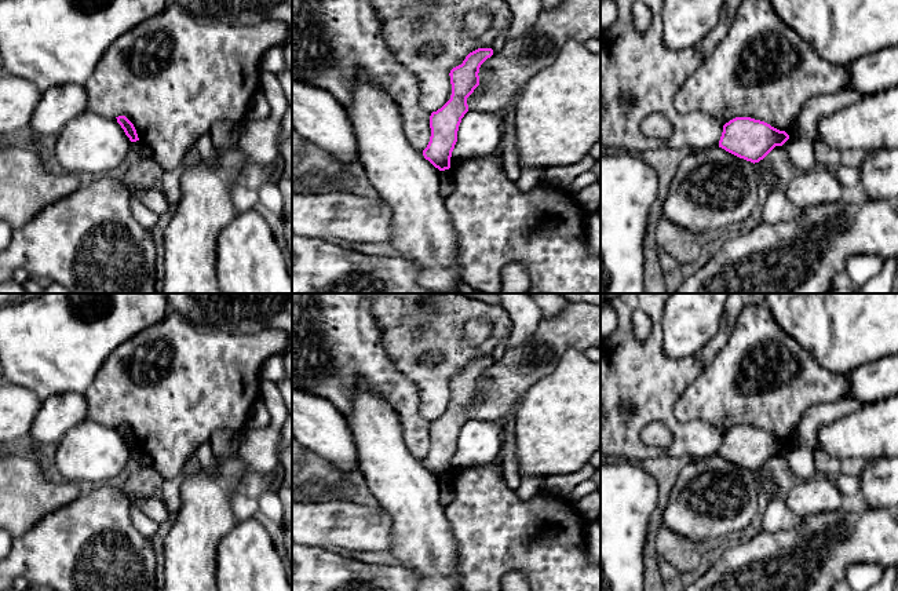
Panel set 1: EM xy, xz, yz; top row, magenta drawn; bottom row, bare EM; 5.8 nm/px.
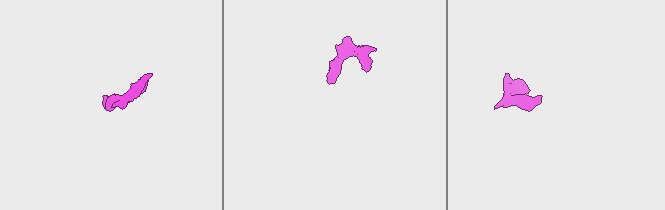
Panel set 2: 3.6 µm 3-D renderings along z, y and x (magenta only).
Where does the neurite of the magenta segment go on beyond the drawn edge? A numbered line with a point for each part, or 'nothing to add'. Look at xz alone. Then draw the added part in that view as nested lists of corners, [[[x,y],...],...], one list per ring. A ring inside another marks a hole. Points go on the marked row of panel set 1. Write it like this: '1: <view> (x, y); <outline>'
nothing to add

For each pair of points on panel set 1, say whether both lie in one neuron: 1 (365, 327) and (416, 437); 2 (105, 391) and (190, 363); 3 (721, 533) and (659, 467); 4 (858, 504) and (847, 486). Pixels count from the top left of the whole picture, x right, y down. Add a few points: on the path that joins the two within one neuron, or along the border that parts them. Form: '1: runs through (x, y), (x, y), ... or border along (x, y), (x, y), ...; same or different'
1: runs through (365, 354), (365, 358), (401, 397), (406, 409); same
2: runs through (127, 390), (153, 390), (170, 378); same
3: border along (683, 463), (663, 514); different
4: runs through (854, 500), (850, 491); same

